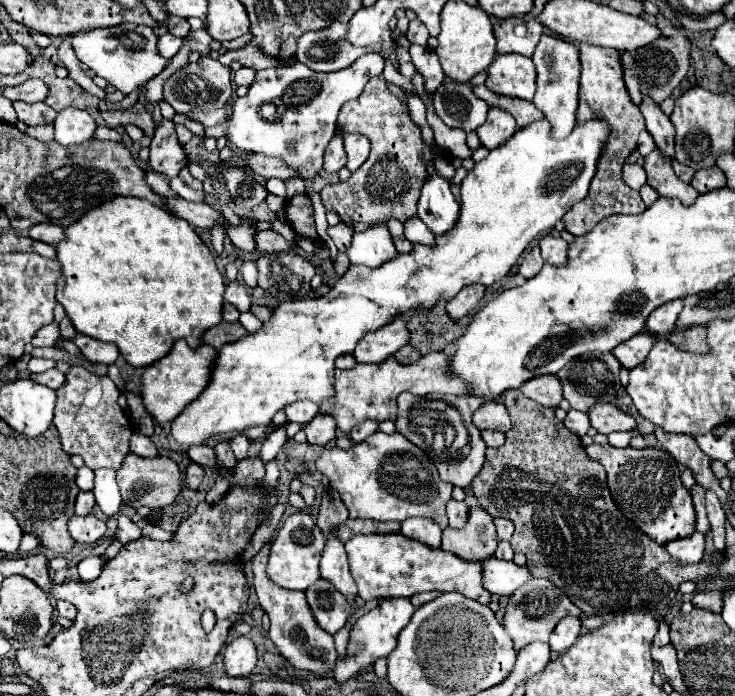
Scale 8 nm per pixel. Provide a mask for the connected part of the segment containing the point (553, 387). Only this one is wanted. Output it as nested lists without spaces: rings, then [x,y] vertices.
[[[537,376],[535,380],[529,380],[527,384],[523,384],[523,388],[519,390],[531,400],[551,408],[557,408],[557,404],[563,400],[561,384],[555,376]]]

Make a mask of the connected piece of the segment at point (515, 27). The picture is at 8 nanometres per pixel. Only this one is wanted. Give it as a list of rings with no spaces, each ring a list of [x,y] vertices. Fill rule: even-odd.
[[[507,18],[497,20],[493,24],[493,34],[497,40],[497,54],[523,54],[533,56],[535,46],[543,34],[543,26],[537,20],[521,20],[521,18]]]

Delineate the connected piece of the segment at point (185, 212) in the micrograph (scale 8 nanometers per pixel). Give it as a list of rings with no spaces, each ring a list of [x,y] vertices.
[[[167,198],[167,200],[163,200],[163,206],[167,208],[167,212],[171,216],[183,218],[191,226],[201,228],[201,230],[209,230],[215,224],[223,226],[223,222],[227,222],[223,218],[223,214],[207,202],[187,202],[183,198]]]

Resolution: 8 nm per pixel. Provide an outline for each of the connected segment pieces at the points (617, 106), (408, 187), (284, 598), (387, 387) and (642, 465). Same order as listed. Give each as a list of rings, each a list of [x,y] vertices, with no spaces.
[[[581,44],[581,88],[579,88],[579,108],[577,108],[577,122],[583,124],[587,120],[605,120],[611,128],[611,134],[607,138],[607,144],[597,160],[597,172],[591,180],[591,192],[587,194],[587,200],[581,200],[563,216],[565,230],[573,236],[583,236],[589,232],[599,220],[611,214],[641,214],[645,210],[645,204],[639,196],[639,192],[631,190],[623,178],[621,168],[625,164],[625,158],[637,148],[637,136],[641,130],[645,130],[645,120],[635,104],[631,104],[625,84],[623,84],[623,70],[619,64],[619,50],[615,48],[601,48],[601,46],[589,46]]]
[[[383,76],[371,78],[357,100],[343,104],[337,120],[339,132],[359,132],[369,138],[371,154],[349,180],[325,186],[321,190],[323,206],[337,212],[345,224],[365,222],[371,226],[385,224],[389,218],[405,222],[415,216],[419,192],[427,178],[427,162],[433,160],[431,148],[421,140],[419,128],[411,122],[407,108],[391,94]]]
[[[265,542],[263,548],[257,552],[257,556],[251,558],[251,566],[253,566],[253,574],[255,574],[253,584],[255,584],[255,590],[257,590],[259,604],[263,606],[263,610],[267,612],[267,616],[271,620],[269,640],[277,646],[279,654],[287,662],[291,662],[293,668],[315,672],[315,674],[323,676],[323,674],[331,672],[335,662],[337,662],[333,636],[327,636],[327,632],[323,632],[315,624],[315,618],[311,616],[311,610],[307,608],[303,592],[293,592],[293,590],[287,590],[287,588],[279,588],[279,586],[271,584],[271,580],[267,580],[267,576],[265,576],[267,552],[269,552],[269,542]]]
[[[433,352],[427,356],[421,356],[413,364],[401,364],[395,360],[395,356],[389,356],[381,364],[357,364],[351,370],[335,370],[335,396],[333,404],[323,402],[319,404],[321,414],[331,414],[337,420],[337,426],[343,432],[351,432],[361,420],[393,420],[397,418],[397,396],[401,392],[411,392],[415,396],[427,396],[427,394],[467,394],[463,392],[463,384],[457,380],[451,380],[447,376],[447,360],[443,352]]]
[[[591,444],[587,454],[603,464],[607,486],[617,508],[629,516],[651,540],[663,544],[667,540],[685,538],[695,532],[695,512],[689,490],[681,484],[675,458],[659,448],[613,448],[609,444]]]

